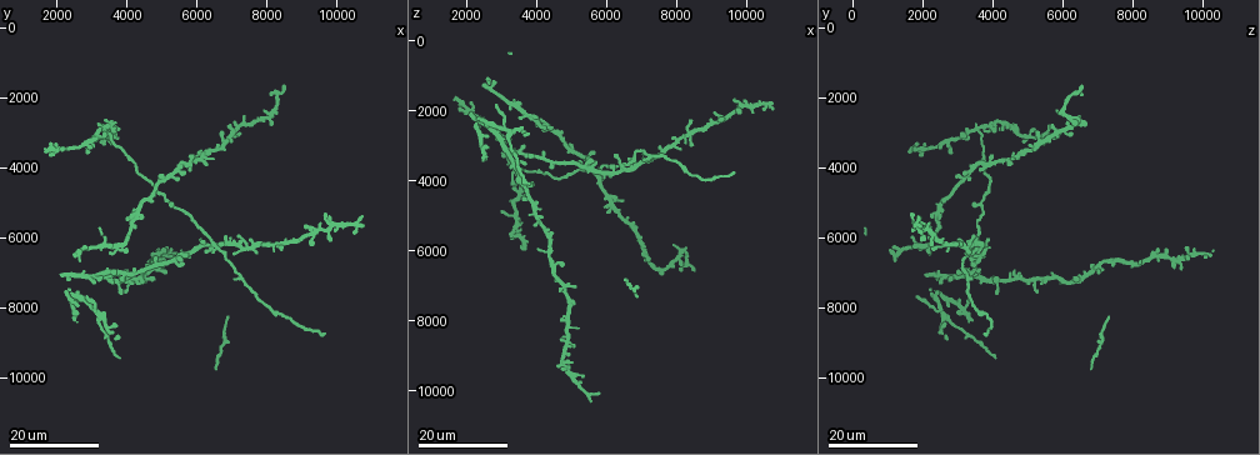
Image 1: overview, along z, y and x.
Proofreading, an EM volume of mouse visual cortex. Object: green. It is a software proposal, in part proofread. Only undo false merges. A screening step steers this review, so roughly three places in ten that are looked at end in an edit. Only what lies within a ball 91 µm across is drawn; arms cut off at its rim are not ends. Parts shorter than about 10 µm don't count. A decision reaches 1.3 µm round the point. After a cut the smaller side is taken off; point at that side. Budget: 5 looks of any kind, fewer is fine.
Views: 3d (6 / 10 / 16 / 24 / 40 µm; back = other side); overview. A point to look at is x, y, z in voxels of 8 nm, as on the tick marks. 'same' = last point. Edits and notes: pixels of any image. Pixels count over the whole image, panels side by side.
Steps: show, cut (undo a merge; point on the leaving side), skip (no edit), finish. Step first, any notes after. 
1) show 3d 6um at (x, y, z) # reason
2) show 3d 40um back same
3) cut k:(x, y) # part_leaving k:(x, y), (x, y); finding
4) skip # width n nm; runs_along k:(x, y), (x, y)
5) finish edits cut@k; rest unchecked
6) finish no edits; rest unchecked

show 3d 24um at (6000, 5600, 3600) # narrows sharply

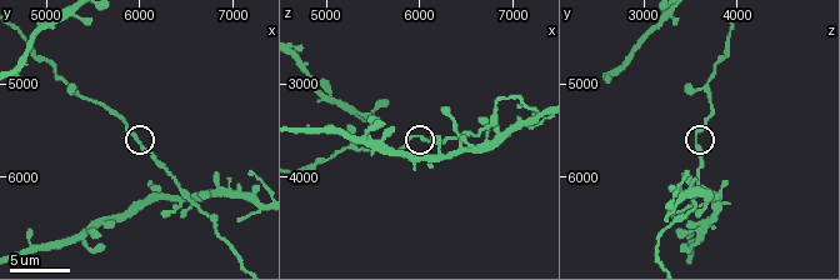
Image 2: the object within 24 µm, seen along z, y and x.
show 3d 6um at (5950, 5600, 3550)

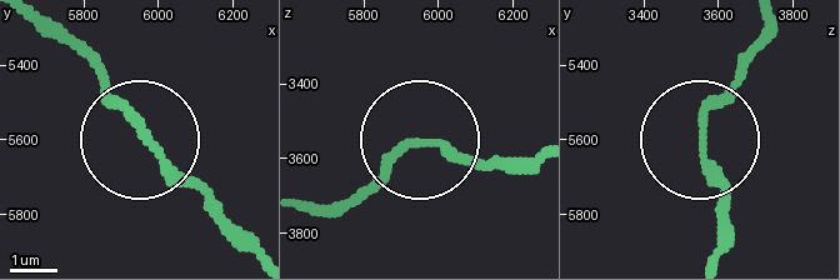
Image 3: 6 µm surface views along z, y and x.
skip # one neuron here

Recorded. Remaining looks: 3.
show 3d 6um at (6450, 6300, 3600) # four or more arms meet

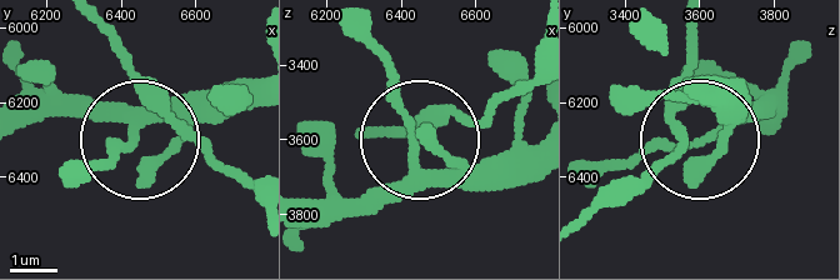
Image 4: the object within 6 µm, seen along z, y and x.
skip # width 260 nm; all the same neuron

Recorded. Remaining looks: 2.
show 3d 16um at (3200, 2900, 3600) # four arms meet

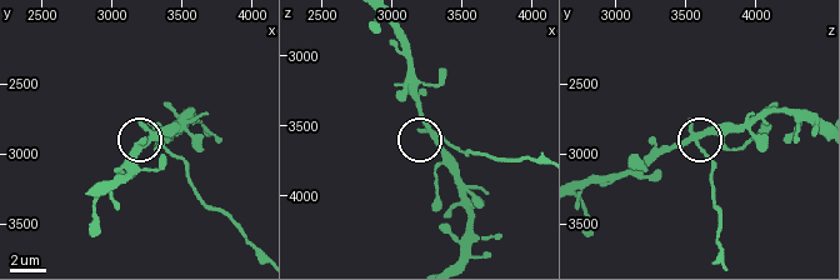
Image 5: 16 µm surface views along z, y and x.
show 3d 10um at (3320, 2860, 3600)

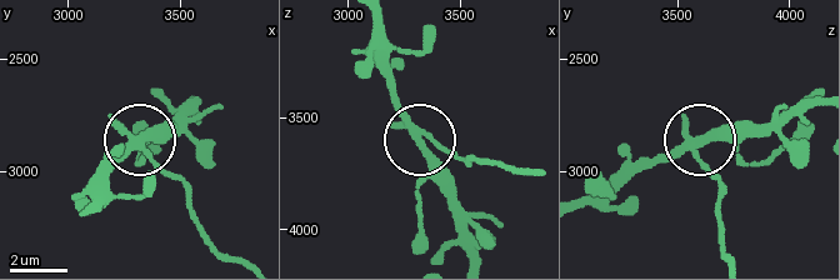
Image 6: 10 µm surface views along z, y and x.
skip # runs_along 6:(728, 256), (720, 195), (696, 140), (685, 140), (630, 178); one neuron here

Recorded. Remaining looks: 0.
finish no edits; rest unchecked

